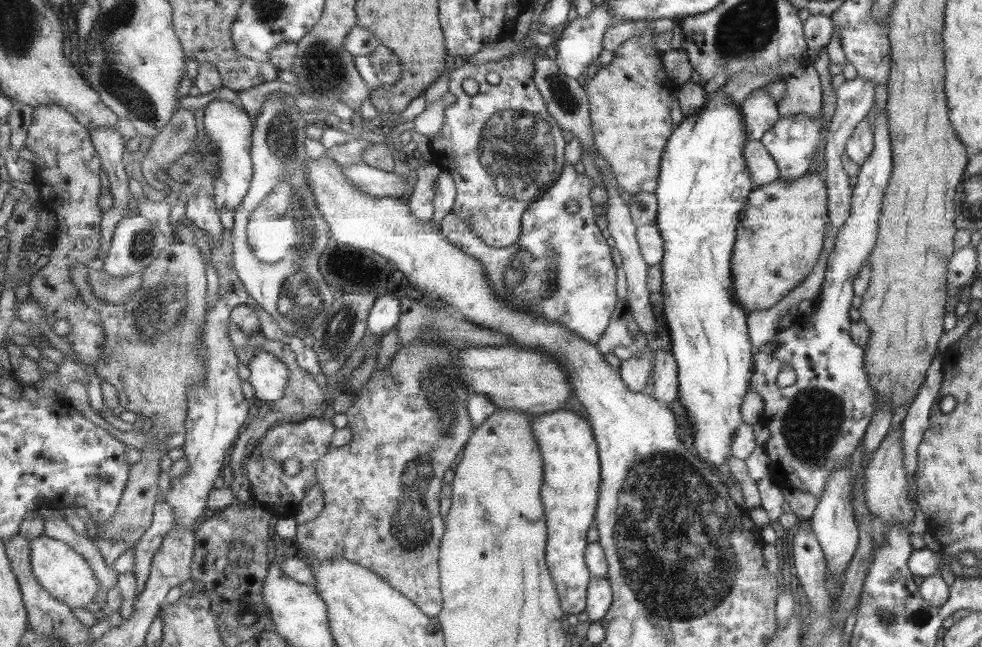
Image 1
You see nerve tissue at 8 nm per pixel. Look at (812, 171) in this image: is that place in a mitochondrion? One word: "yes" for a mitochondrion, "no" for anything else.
no

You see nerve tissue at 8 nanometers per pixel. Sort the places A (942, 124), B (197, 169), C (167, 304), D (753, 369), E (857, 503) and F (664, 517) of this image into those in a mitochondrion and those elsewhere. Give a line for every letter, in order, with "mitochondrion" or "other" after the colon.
A: other
B: mitochondrion
C: mitochondrion
D: other
E: other
F: mitochondrion

